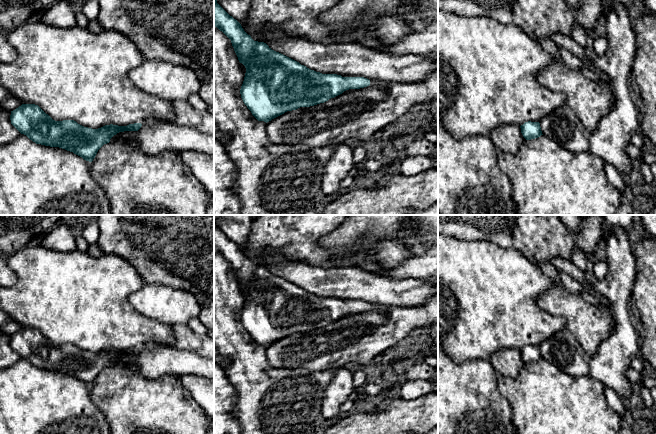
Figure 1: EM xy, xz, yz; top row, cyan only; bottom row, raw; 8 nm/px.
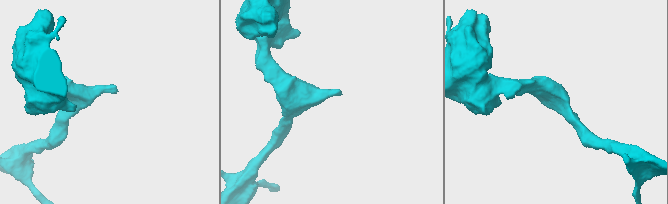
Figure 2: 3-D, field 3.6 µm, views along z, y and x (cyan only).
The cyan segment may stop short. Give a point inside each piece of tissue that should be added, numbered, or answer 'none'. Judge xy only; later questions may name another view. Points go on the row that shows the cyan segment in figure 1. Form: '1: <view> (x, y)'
none

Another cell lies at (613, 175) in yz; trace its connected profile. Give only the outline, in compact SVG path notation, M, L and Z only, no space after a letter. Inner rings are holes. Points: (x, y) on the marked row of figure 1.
M604 161L604 170L607 175L608 180L613 184L613 186L618 189L623 195L624 199L630 199L631 193L626 186L626 180L623 175L610 163Z

